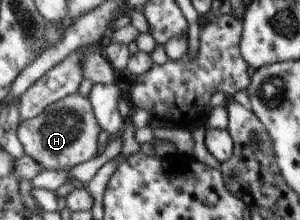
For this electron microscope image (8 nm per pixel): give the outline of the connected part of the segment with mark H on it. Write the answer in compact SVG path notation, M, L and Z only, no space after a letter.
M78 92L50 105L40 117L22 122L19 135L26 147L26 153L36 157L44 170L72 171L80 163L86 163L101 154L104 148L98 146L98 139L102 131L104 129L96 117L96 109L90 97L84 97Z

